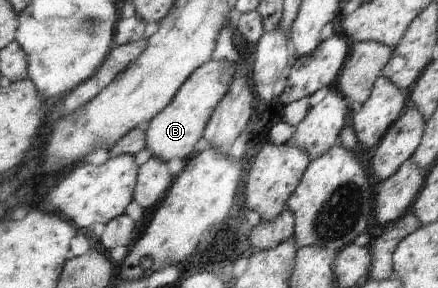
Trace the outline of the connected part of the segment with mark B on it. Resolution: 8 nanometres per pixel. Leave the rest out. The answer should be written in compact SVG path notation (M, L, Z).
M225 59L211 61L201 66L192 78L181 86L171 104L150 120L146 131L146 141L147 148L153 155L169 162L175 157L188 160L195 154L195 146L204 137L209 119L229 92L229 86L232 86L236 73L233 66L232 62Z

